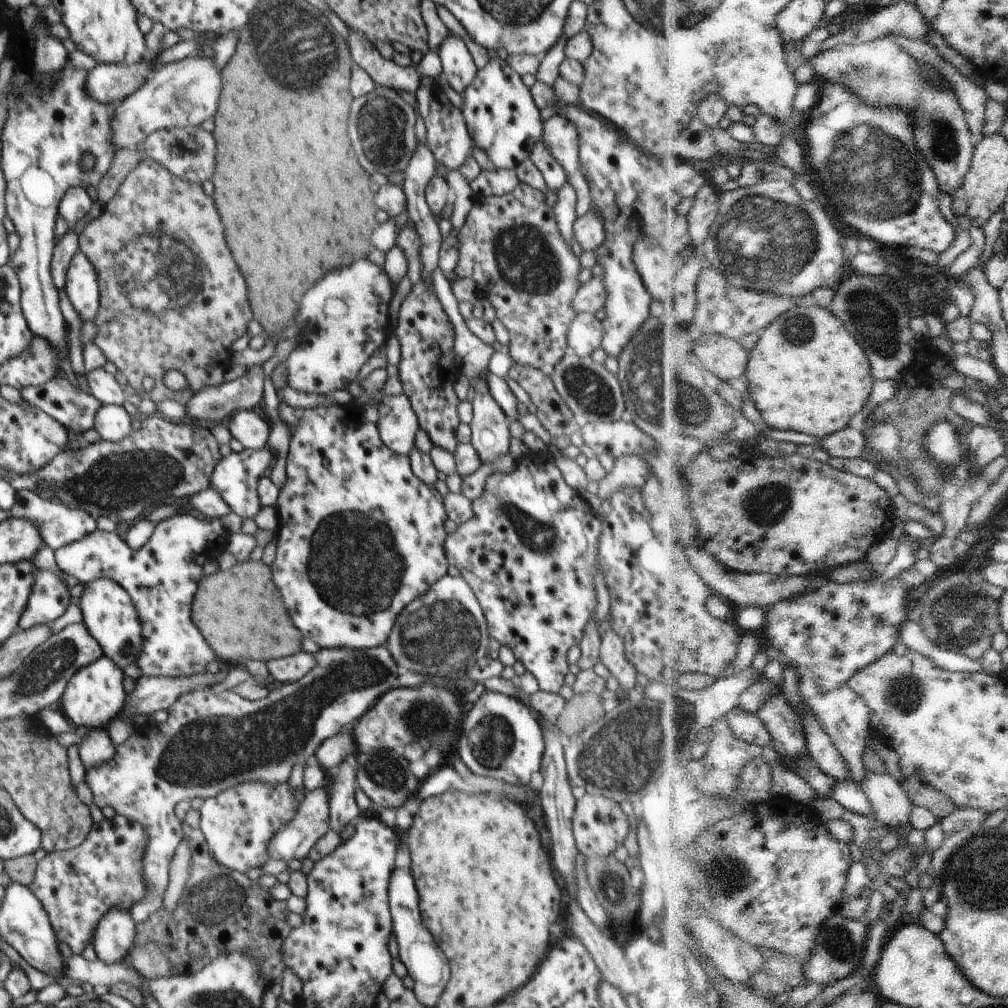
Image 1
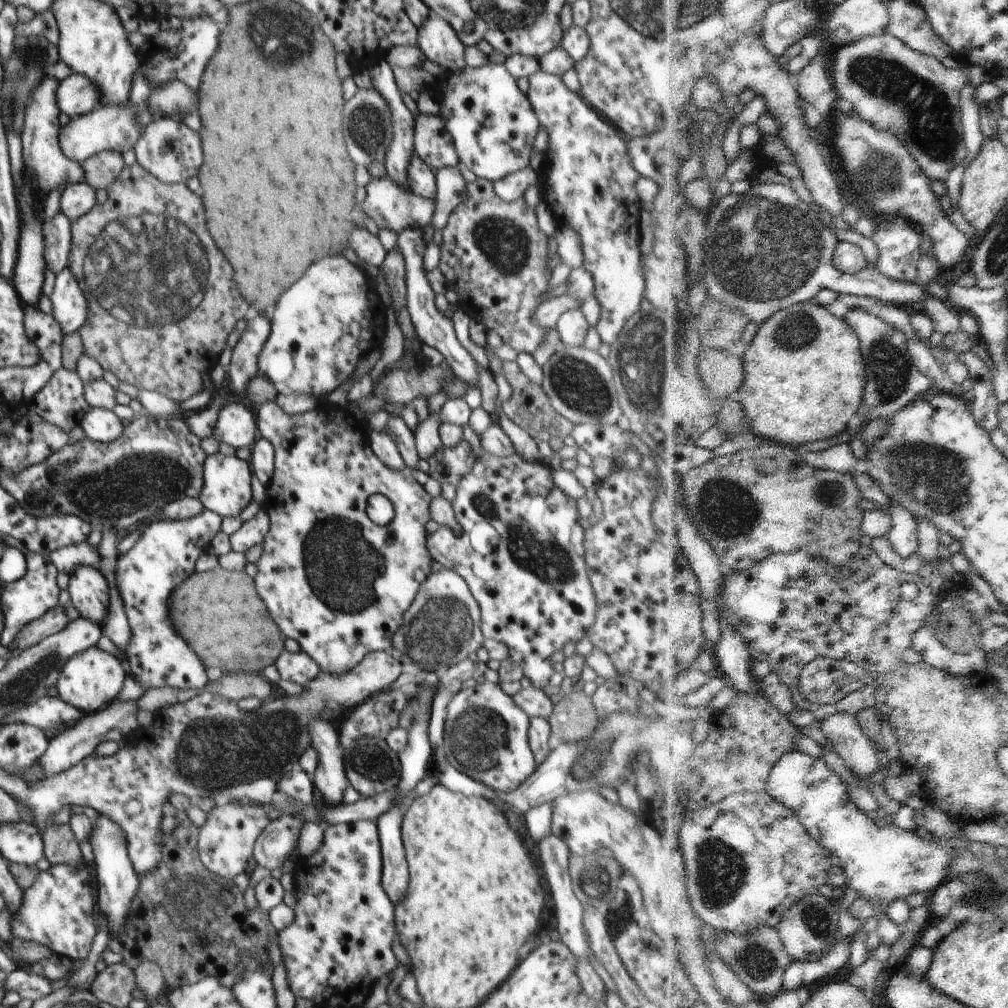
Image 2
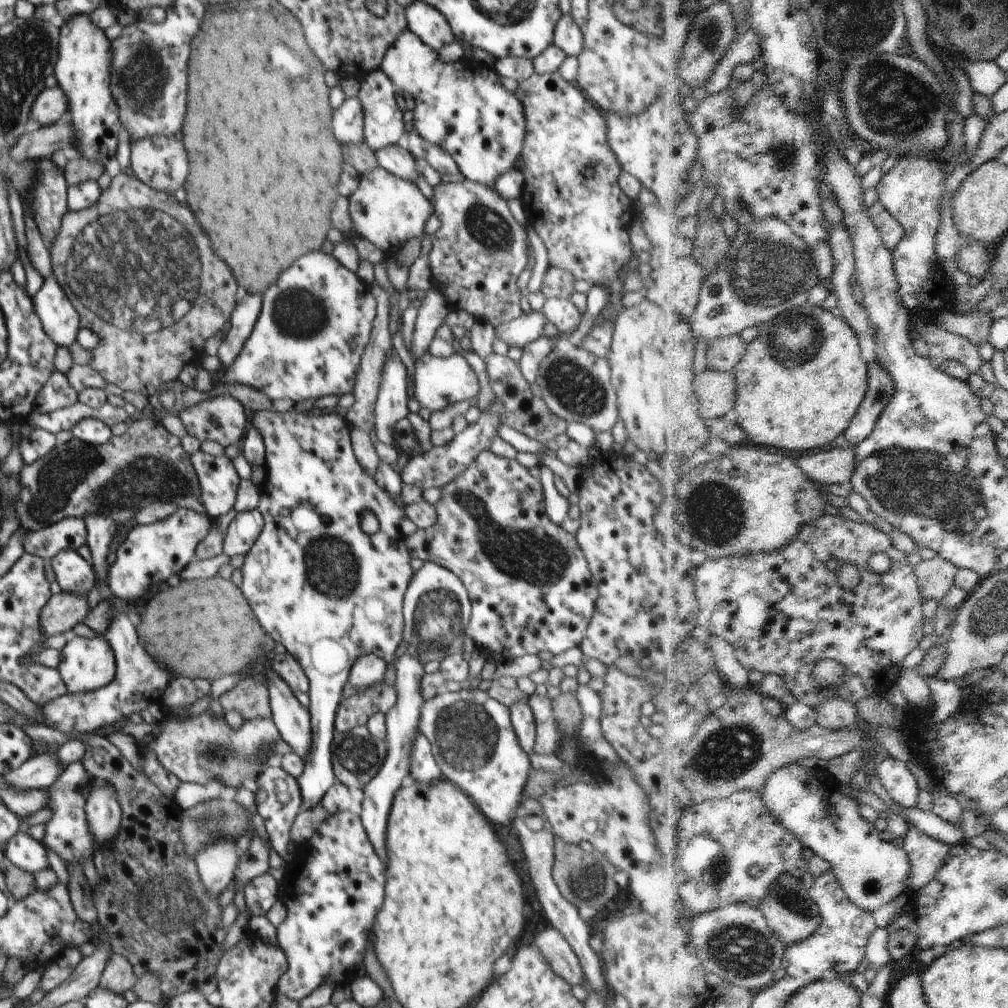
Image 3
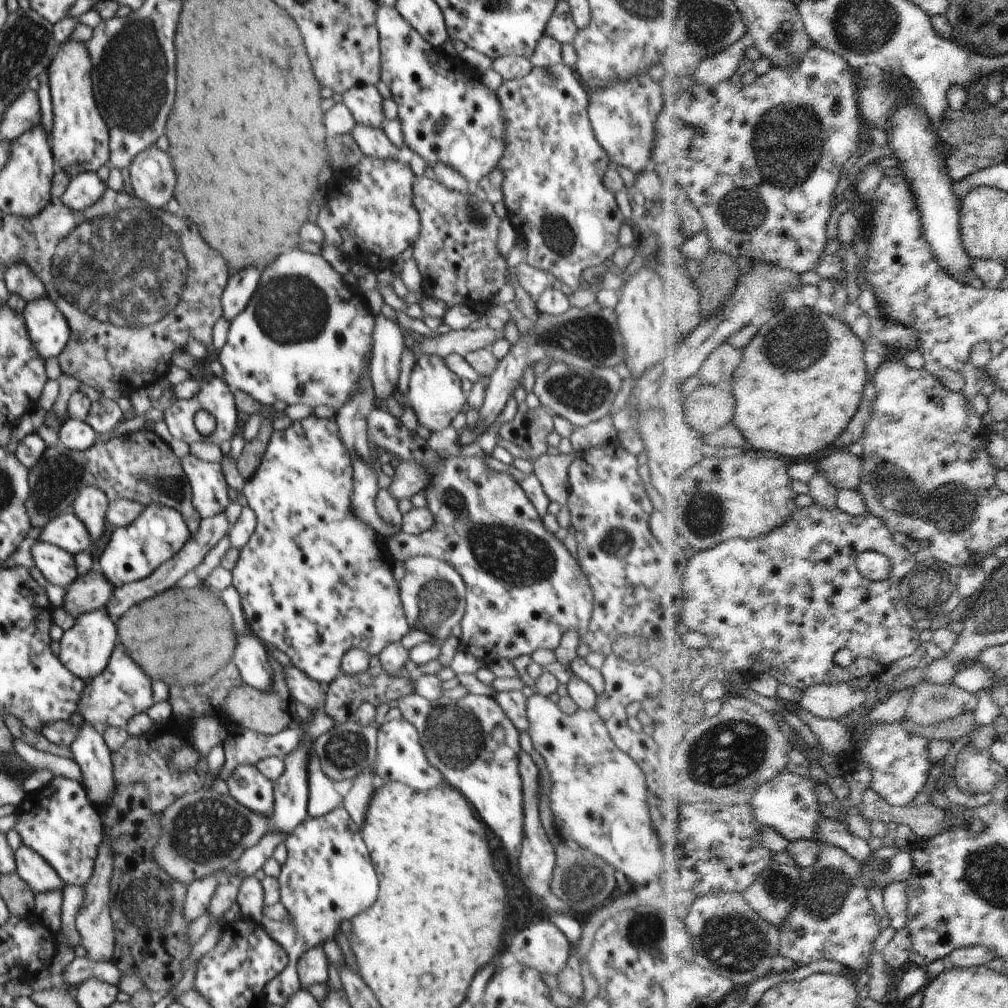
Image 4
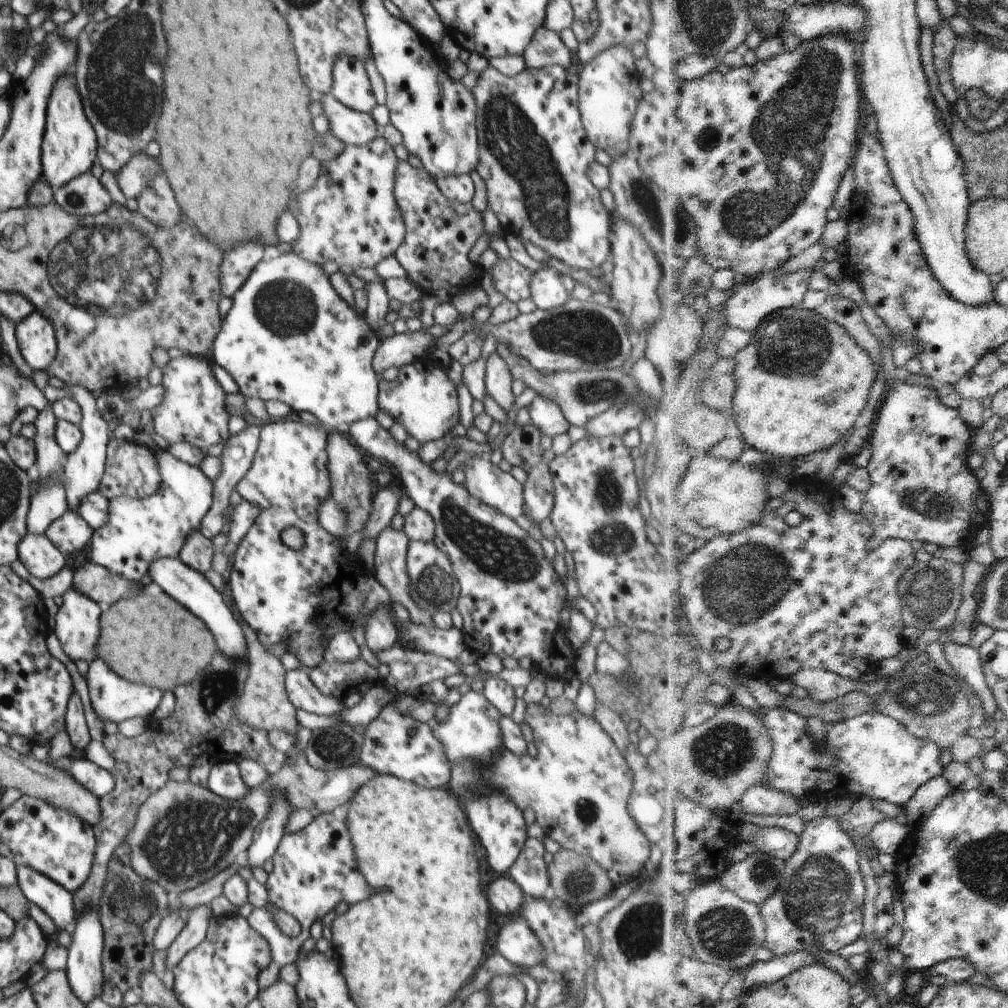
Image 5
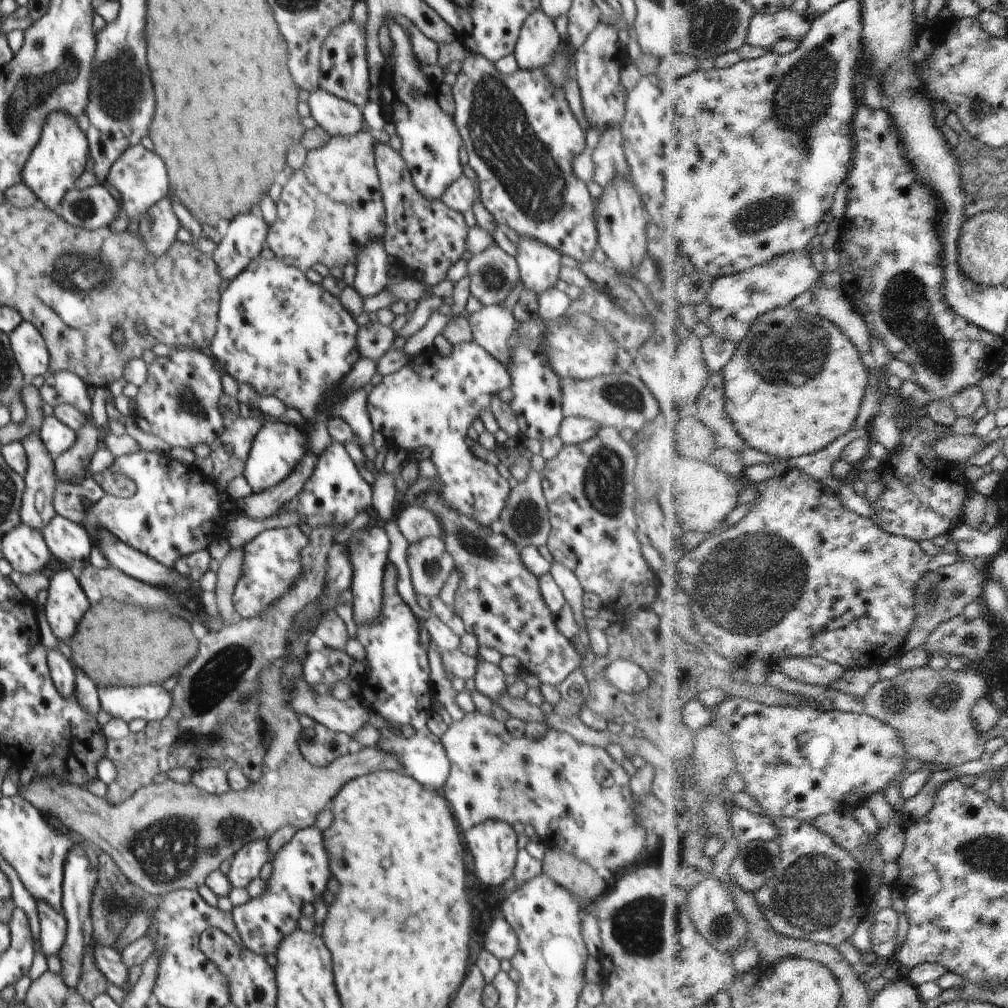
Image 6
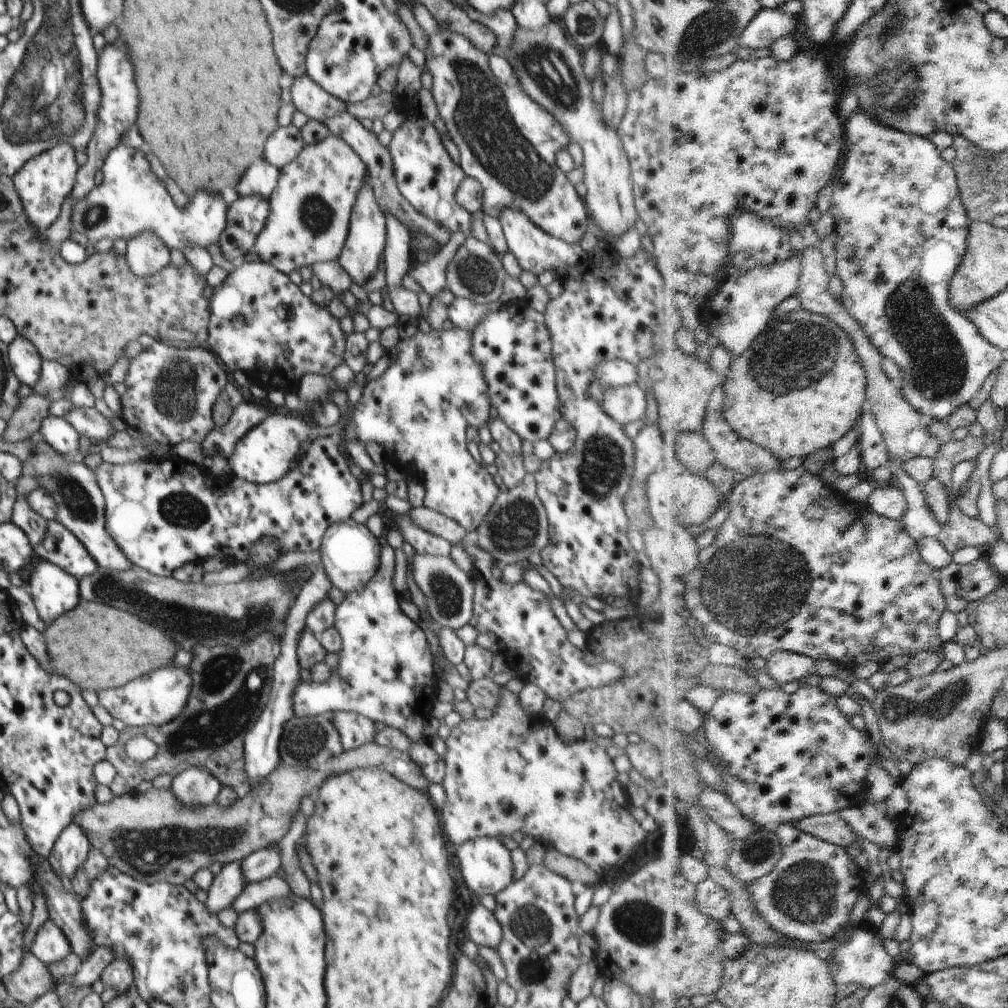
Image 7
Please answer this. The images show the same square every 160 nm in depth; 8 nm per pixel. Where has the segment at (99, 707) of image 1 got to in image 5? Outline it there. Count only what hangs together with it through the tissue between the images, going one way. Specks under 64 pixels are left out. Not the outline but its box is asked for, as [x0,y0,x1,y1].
[53,588,100,664]

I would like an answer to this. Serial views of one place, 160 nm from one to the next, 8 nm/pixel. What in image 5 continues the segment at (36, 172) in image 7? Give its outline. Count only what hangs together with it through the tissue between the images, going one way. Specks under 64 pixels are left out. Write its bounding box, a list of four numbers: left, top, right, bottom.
[42,74,98,188]

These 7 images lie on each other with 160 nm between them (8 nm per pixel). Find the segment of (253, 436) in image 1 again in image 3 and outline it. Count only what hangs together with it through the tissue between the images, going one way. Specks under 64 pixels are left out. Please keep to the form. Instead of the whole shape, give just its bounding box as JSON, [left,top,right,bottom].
[178,394,251,446]

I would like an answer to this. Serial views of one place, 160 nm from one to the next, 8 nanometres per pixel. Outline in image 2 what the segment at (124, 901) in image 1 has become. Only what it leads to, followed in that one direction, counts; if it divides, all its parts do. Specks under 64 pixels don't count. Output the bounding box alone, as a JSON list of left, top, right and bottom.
[11,858,97,961]

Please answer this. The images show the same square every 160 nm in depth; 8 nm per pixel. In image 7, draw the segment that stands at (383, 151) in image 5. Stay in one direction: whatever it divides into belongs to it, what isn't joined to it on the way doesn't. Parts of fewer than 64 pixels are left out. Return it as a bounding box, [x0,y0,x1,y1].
[253,134,367,275]

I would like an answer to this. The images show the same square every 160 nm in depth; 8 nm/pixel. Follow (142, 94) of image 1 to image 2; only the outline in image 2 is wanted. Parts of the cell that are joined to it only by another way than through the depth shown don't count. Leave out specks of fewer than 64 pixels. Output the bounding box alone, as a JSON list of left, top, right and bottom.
[59,79,198,163]

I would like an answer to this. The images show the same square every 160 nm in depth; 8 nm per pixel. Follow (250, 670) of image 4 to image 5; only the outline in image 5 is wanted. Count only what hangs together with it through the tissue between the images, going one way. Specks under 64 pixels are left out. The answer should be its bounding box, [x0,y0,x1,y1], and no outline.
[145,557,249,659]

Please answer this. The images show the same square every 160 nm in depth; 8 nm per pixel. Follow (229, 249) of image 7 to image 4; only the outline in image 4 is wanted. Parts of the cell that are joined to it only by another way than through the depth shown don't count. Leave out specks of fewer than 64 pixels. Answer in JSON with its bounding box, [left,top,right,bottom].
[221,268,261,320]

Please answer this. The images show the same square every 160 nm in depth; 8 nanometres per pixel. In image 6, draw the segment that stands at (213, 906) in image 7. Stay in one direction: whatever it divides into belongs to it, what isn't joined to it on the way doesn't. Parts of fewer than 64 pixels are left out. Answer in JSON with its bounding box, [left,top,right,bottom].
[227,836,272,887]

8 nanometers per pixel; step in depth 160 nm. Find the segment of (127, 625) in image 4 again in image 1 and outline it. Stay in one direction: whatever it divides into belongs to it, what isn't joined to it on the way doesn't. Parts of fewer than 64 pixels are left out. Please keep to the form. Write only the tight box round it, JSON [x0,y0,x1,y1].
[193,561,304,665]

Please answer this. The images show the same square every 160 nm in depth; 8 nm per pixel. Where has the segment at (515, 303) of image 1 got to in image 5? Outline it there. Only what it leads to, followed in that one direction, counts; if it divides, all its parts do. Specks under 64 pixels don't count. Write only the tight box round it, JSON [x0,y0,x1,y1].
[394,160,484,300]

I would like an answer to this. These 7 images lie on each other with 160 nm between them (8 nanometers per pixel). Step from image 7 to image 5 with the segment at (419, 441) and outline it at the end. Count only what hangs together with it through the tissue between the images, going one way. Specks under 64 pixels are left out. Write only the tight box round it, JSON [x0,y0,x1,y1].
[377,360,524,520]

